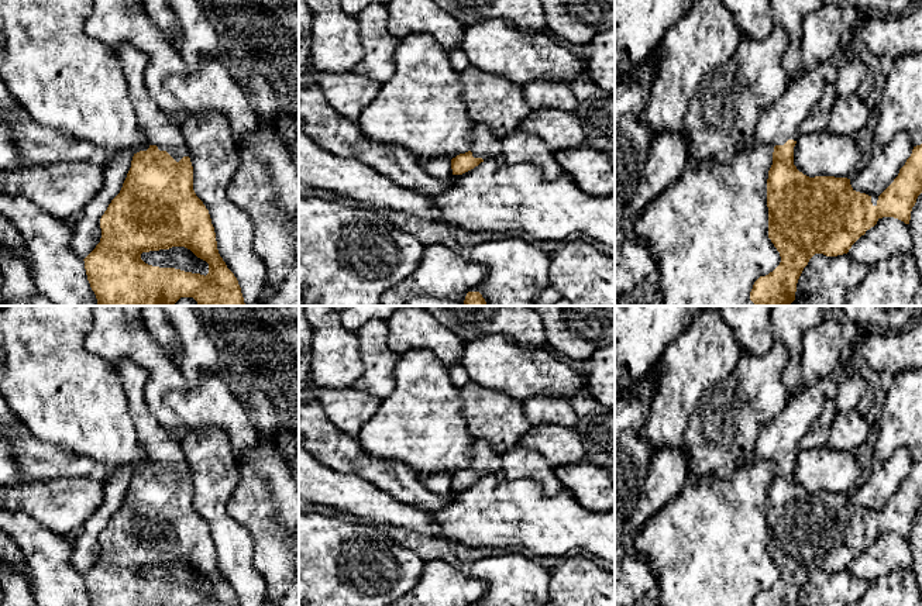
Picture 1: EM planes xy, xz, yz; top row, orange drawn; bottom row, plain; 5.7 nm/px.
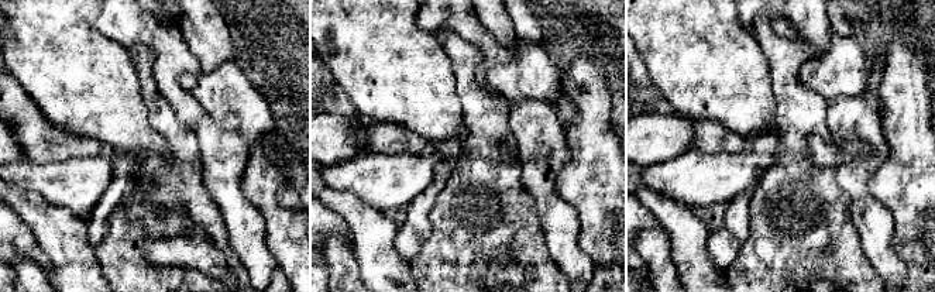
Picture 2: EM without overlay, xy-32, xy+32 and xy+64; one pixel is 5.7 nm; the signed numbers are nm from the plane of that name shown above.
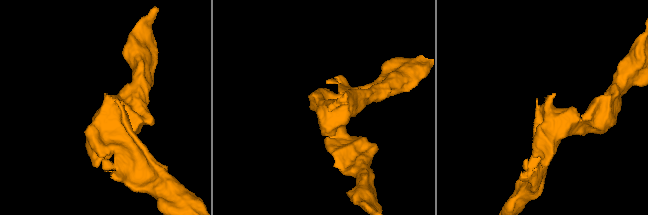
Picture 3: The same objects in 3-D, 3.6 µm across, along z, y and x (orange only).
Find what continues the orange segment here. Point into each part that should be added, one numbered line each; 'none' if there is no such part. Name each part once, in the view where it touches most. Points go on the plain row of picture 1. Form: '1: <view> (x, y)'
1: xy (154, 440)

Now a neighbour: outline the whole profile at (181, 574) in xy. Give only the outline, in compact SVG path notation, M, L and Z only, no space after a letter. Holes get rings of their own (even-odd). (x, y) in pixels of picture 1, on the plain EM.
M185 562L142 568L141 575L152 582L175 583L204 592L209 589L209 579Z

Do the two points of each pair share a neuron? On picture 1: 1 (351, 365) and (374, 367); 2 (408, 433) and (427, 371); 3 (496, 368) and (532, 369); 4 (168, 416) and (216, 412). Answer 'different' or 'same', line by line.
1: different
2: same
3: same
4: different

